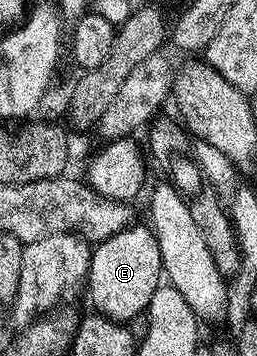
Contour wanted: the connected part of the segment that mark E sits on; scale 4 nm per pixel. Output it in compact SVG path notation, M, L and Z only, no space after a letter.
M130 226L117 232L115 235L98 243L91 252L91 271L87 277L89 284L89 296L100 315L106 316L109 320L128 322L136 316L142 315L148 309L155 290L162 287L163 269L161 266L161 251L157 241L156 231L152 227L136 228Z

